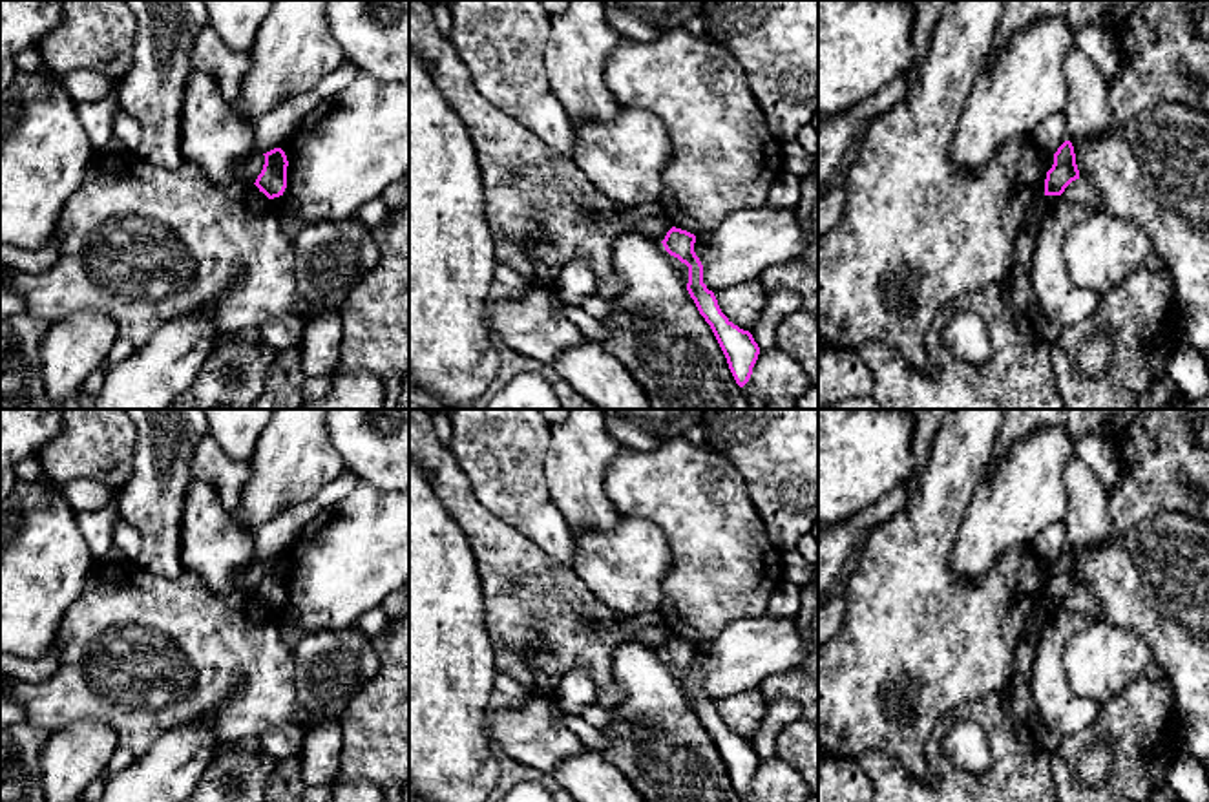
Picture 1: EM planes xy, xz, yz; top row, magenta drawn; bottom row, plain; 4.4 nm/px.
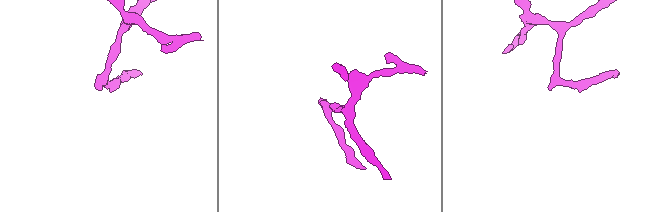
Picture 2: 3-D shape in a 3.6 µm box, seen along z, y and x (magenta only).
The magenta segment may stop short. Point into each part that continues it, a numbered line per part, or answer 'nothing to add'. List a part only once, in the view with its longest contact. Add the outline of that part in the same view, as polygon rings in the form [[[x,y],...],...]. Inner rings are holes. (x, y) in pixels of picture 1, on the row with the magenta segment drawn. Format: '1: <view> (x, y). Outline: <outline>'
nothing to add

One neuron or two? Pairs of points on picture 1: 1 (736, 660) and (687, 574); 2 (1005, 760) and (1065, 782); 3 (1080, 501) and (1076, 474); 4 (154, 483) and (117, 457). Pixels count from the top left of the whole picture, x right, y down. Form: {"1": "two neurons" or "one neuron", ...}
{"1": "two neurons", "2": "two neurons", "3": "one neuron", "4": "two neurons"}

